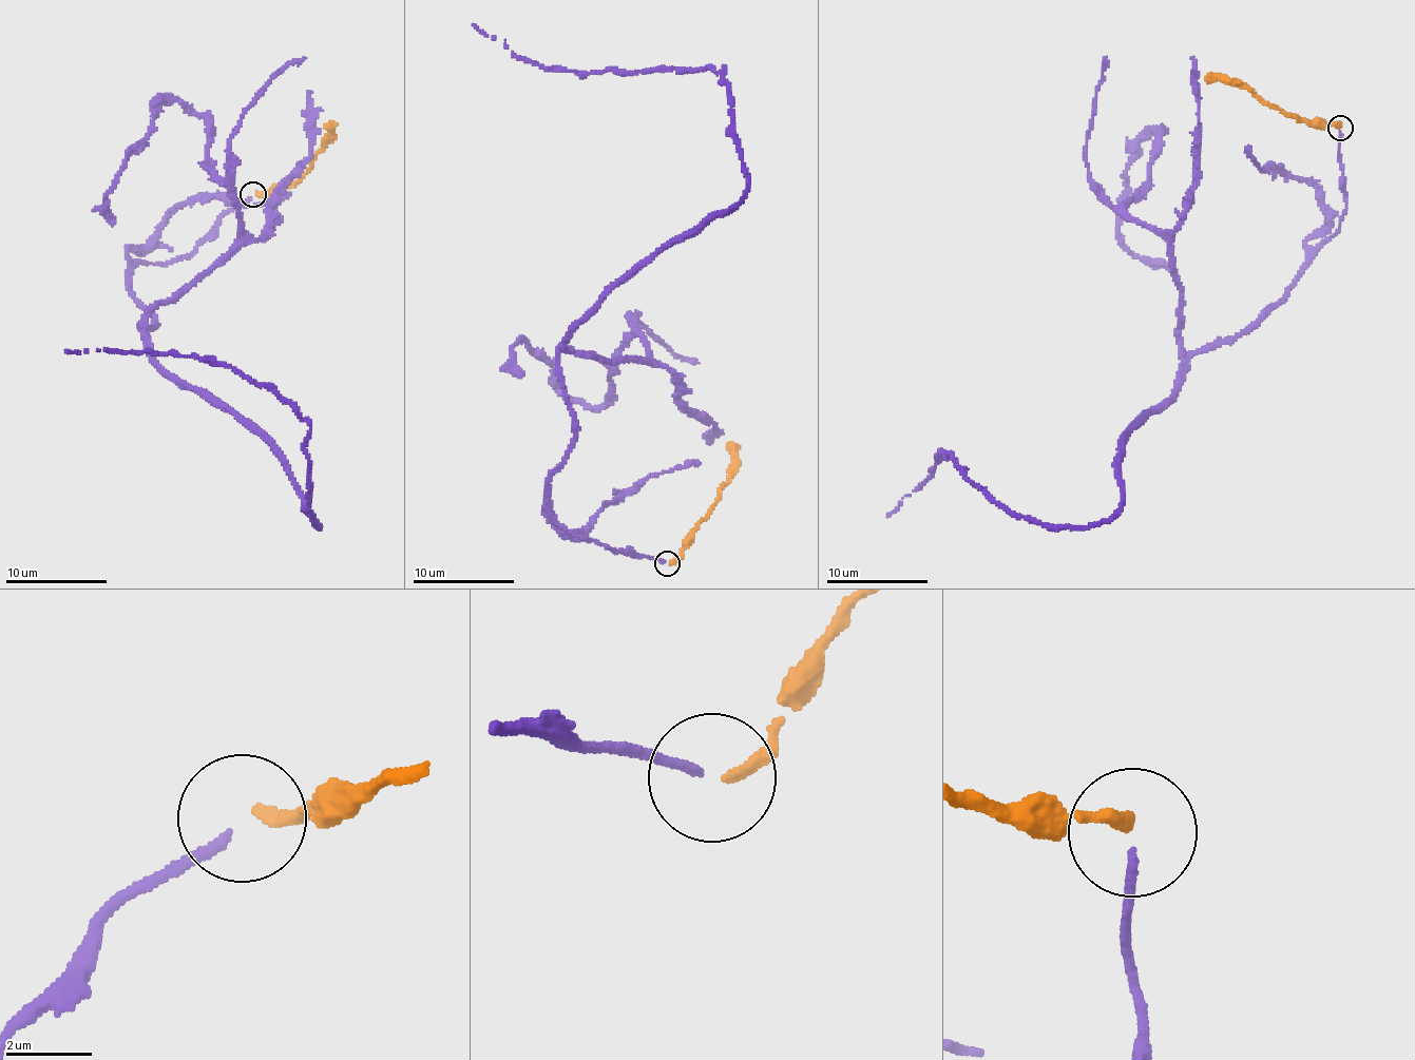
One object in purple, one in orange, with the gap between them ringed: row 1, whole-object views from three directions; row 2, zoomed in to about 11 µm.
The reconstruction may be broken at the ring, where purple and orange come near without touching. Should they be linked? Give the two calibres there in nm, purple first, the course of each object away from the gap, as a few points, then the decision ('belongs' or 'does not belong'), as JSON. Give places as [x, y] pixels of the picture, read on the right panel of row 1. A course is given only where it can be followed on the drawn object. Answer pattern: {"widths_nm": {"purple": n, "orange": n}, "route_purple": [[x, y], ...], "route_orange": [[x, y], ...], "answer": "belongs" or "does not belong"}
{"widths_nm": {"purple": 200, "orange": 240}, "route_purple": [[1340, 131], [1336, 235], [1254, 323], [1189, 359], [1124, 444], [1107, 520], [1012, 516], [942, 453], [887, 517]], "route_orange": [[1340, 127], [1285, 113], [1260, 101], [1245, 85], [1232, 85], [1208, 74]], "answer": "does not belong"}

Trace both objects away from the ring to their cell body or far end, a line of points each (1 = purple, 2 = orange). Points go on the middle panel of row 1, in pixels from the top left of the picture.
1: (665, 562), (551, 514), (575, 425), (559, 353), (613, 286), (738, 203), (725, 70), (545, 71), (473, 24)
2: (670, 563), (729, 478), (729, 466), (740, 445)

